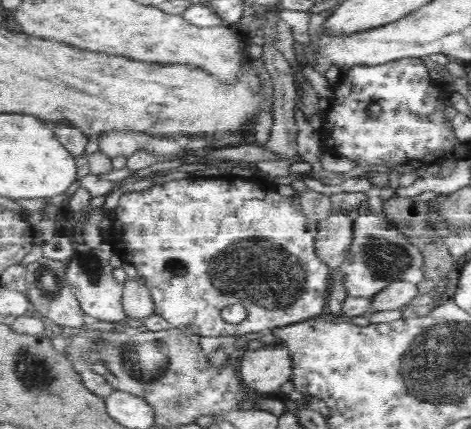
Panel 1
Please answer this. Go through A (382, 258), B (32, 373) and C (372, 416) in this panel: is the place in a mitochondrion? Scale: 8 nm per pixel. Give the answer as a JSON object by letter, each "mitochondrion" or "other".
{"A":"mitochondrion","B":"mitochondrion","C":"other"}

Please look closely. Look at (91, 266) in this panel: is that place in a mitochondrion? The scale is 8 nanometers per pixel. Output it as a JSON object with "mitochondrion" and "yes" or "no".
{"mitochondrion":"yes"}

